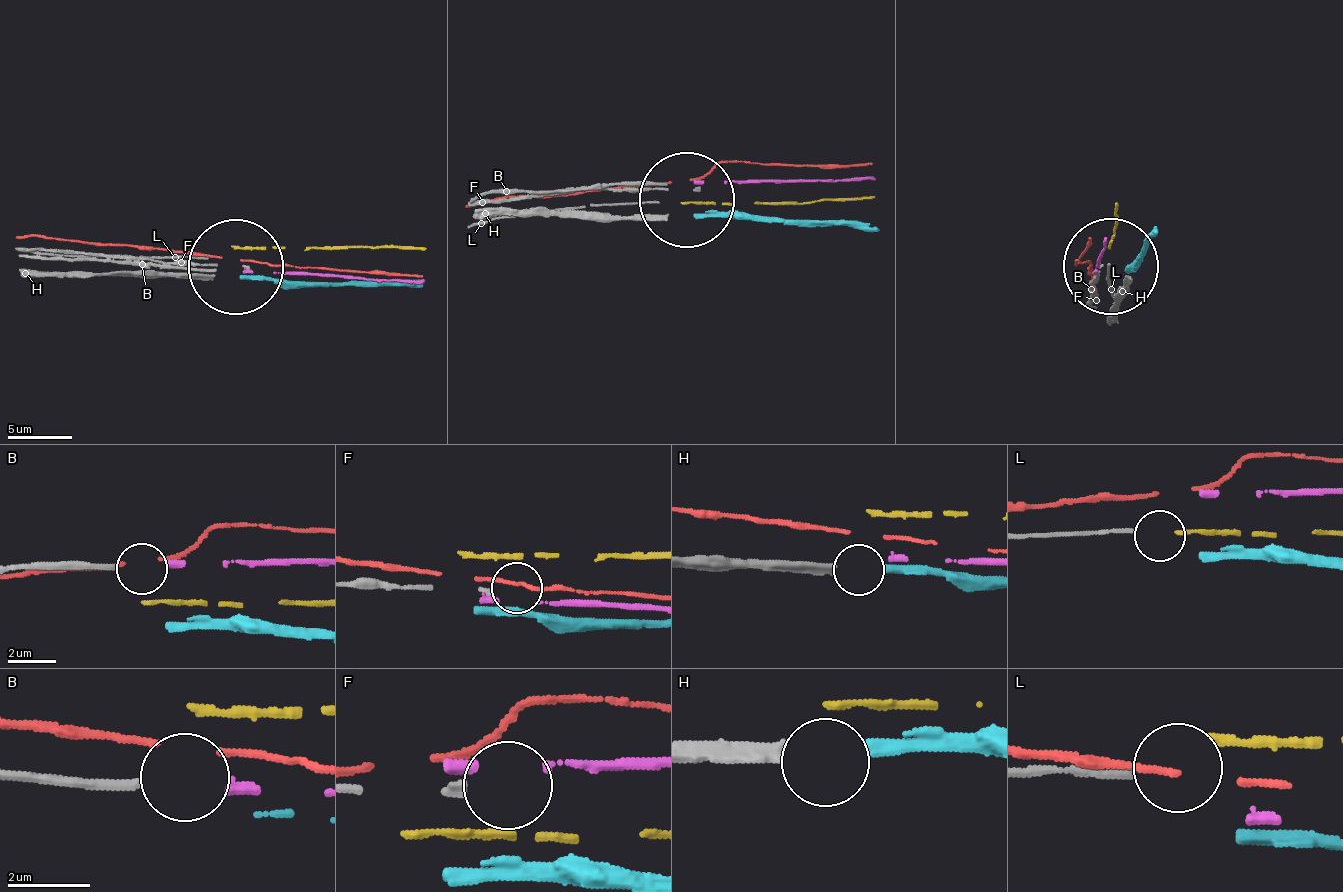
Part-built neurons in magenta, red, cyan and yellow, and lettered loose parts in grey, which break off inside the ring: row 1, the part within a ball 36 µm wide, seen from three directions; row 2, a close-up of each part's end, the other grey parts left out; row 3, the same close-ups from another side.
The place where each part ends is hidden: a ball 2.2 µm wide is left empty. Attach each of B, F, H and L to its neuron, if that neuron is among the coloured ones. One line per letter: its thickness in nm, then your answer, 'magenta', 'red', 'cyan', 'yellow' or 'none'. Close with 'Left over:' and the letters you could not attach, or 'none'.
B: 260 nm | magenta
F: 180 nm | none
H: 360 nm | cyan
L: 170 nm | none
Left over: F, L

